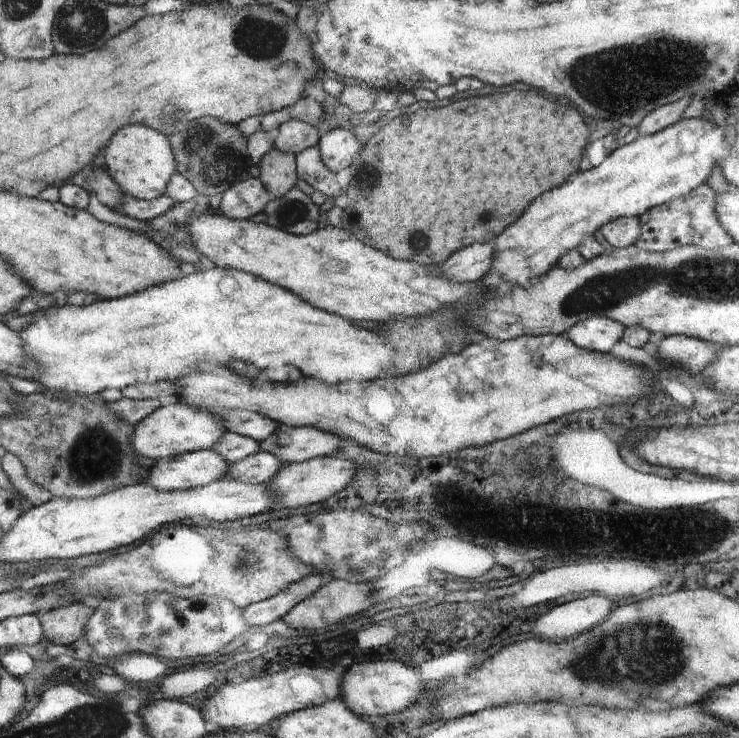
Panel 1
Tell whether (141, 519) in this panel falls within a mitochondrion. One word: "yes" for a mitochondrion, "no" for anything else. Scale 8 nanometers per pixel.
no

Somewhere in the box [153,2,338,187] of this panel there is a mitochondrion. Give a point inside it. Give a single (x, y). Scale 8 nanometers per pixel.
(261, 39)

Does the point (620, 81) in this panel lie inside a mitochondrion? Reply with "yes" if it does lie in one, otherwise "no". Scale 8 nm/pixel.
yes

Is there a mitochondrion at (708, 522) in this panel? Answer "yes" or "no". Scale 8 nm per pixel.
yes

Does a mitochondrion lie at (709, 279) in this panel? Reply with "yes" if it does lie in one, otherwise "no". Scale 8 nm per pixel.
yes

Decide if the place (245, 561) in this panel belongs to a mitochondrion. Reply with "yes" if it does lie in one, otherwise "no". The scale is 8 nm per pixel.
yes

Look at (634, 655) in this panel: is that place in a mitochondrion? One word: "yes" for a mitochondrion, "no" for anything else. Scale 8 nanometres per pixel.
yes

